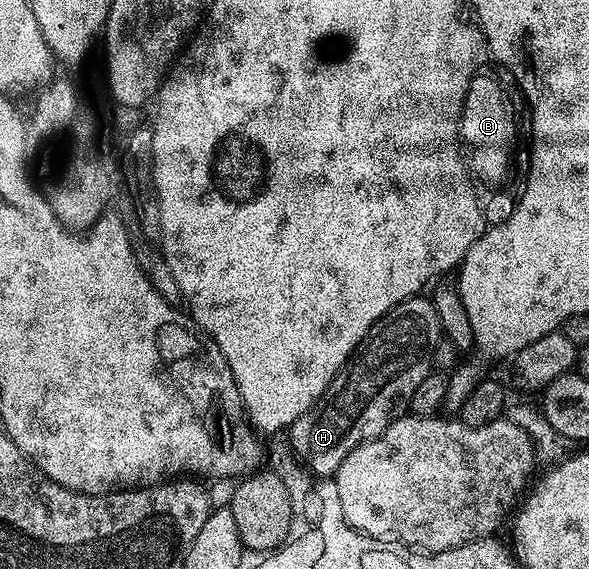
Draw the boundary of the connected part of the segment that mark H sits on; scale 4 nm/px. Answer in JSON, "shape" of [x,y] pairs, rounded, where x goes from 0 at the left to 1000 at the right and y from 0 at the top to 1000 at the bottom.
{"shape":[[[723,520],[696,522],[669,536],[620,589],[620,596],[596,619],[594,634],[587,634],[572,652],[572,659],[548,689],[548,698],[535,707],[533,715],[518,729],[511,729],[491,749],[494,787],[509,812],[537,840],[560,840],[576,824],[576,815],[615,775],[632,775],[662,750],[674,733],[693,724],[701,687],[708,687],[715,666],[733,656],[732,626],[739,605],[749,594],[742,547]]]}

